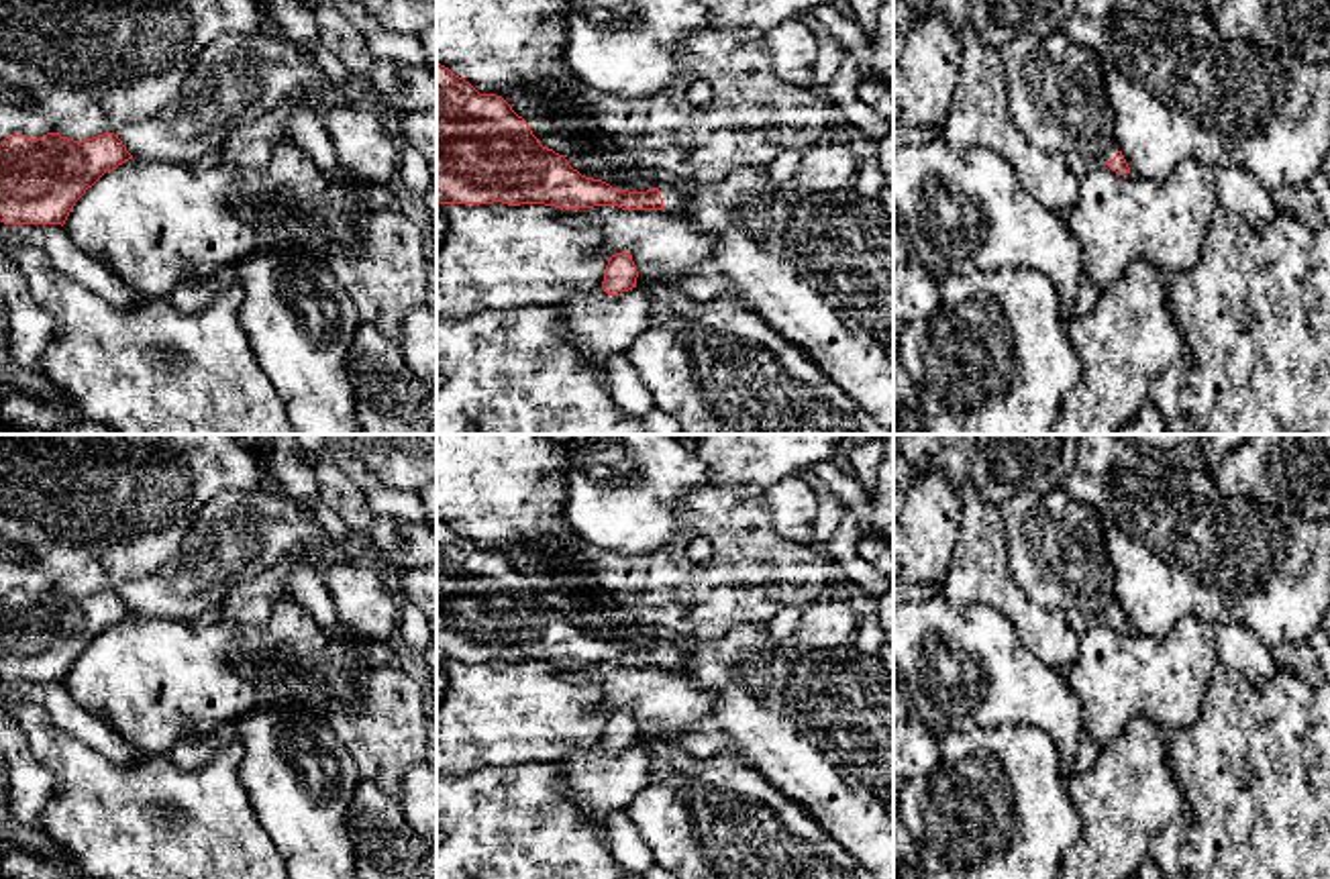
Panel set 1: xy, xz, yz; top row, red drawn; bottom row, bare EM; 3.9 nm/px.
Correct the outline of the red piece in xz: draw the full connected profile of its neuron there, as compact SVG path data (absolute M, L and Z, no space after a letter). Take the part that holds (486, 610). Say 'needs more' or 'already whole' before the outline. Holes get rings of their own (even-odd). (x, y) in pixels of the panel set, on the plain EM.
needs more | M437 520L437 657L441 661L545 661L565 667L618 663L667 669L679 669L685 661L675 636L665 636L655 647L628 649L581 632L563 612L543 604L528 579L502 553L479 551L441 520Z

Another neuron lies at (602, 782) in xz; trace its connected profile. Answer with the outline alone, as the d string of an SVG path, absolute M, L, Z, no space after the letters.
M600 740L583 753L569 755L559 773L575 793L575 806L602 824L610 812L626 810L651 783L653 761L638 744L608 753Z

